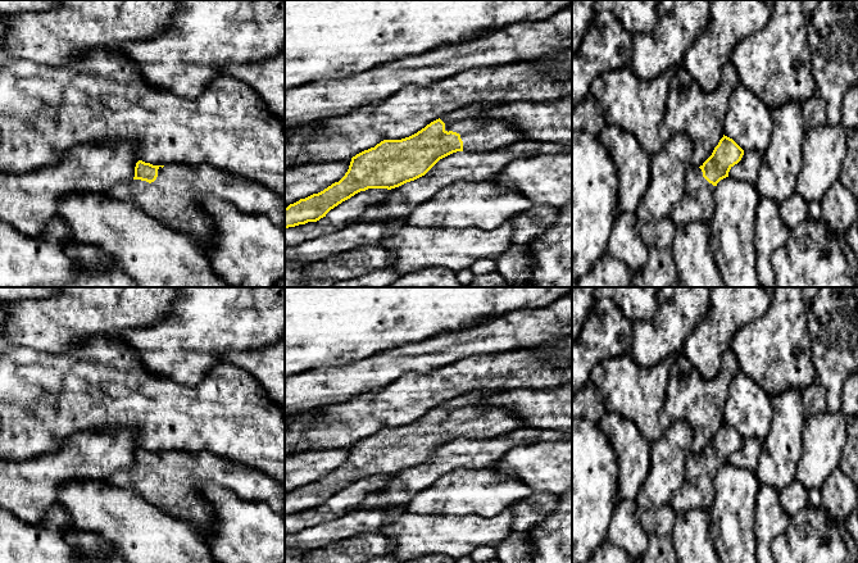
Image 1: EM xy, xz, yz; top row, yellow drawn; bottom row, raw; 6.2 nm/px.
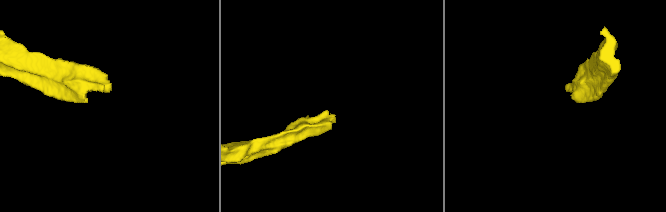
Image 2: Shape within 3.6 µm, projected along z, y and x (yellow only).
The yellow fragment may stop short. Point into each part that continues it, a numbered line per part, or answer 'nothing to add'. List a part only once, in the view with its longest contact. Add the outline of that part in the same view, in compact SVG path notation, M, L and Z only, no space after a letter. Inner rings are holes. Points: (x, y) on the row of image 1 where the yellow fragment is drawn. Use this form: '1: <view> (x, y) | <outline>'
1: xz (480, 135) | M476 103L442 115L445 131L460 135L463 151L487 153L510 146L525 140L513 127L504 122L484 118L482 112L490 104Z

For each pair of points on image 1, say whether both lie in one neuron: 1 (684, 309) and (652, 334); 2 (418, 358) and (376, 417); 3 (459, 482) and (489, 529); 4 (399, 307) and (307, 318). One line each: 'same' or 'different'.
1: same
2: different
3: different
4: same

